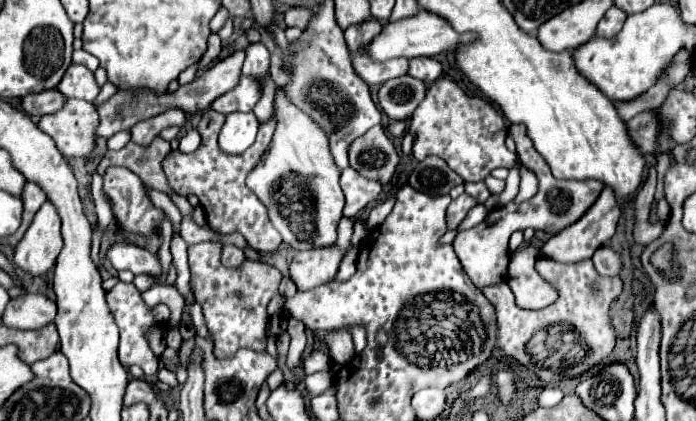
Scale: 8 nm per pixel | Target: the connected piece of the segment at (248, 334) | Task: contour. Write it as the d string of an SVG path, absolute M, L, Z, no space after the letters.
M199 243L189 247L189 267L191 267L191 289L195 295L195 301L203 307L203 315L207 321L209 331L213 333L215 339L215 353L217 357L233 355L239 347L249 347L253 351L265 351L267 341L265 341L265 325L267 325L267 303L277 295L279 287L275 287L275 293L271 287L261 287L261 263L247 261L237 269L223 267L221 265L221 243Z

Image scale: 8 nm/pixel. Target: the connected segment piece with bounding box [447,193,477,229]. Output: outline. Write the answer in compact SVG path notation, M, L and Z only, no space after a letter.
M467 193L459 195L457 199L453 199L449 209L447 209L447 225L449 225L449 229L457 229L459 223L465 219L467 211L473 209L475 205L477 205L477 201Z

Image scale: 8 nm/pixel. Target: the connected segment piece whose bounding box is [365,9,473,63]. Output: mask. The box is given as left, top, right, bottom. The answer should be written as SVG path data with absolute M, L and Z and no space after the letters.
M421 9L415 17L411 19L403 19L403 21L397 21L397 23L387 23L381 33L365 47L365 53L369 55L369 59L373 61L387 61L387 59L395 59L395 57L405 57L405 59L413 59L413 57L433 57L433 55L439 55L439 53L445 53L445 51L455 51L457 45L461 43L469 43L473 39L471 33L465 33L465 35L459 35L451 29L451 25Z

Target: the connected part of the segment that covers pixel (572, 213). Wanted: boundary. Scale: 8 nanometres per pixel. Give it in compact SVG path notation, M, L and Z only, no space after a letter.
M513 125L513 127L509 127L509 131L511 131L511 135L517 143L517 155L519 155L521 163L525 167L529 167L531 171L535 171L535 175L539 177L539 191L533 199L529 199L525 203L517 205L517 203L511 201L501 209L489 211L485 221L481 221L473 229L457 233L457 237L453 241L455 253L459 255L459 261L465 269L465 273L469 275L469 279L475 281L475 285L479 289L483 289L487 285L497 285L507 277L505 275L507 263L509 263L507 243L509 243L511 233L525 231L527 227L533 227L535 231L545 231L549 235L555 235L557 231L563 231L565 227L573 225L575 219L581 219L581 213L585 213L597 201L599 193L603 191L603 183L599 183L595 179L589 179L589 181L573 181L573 179L571 181L561 181L561 179L555 179L551 175L549 165L541 159L541 155L535 151L533 143L525 135L525 129Z

